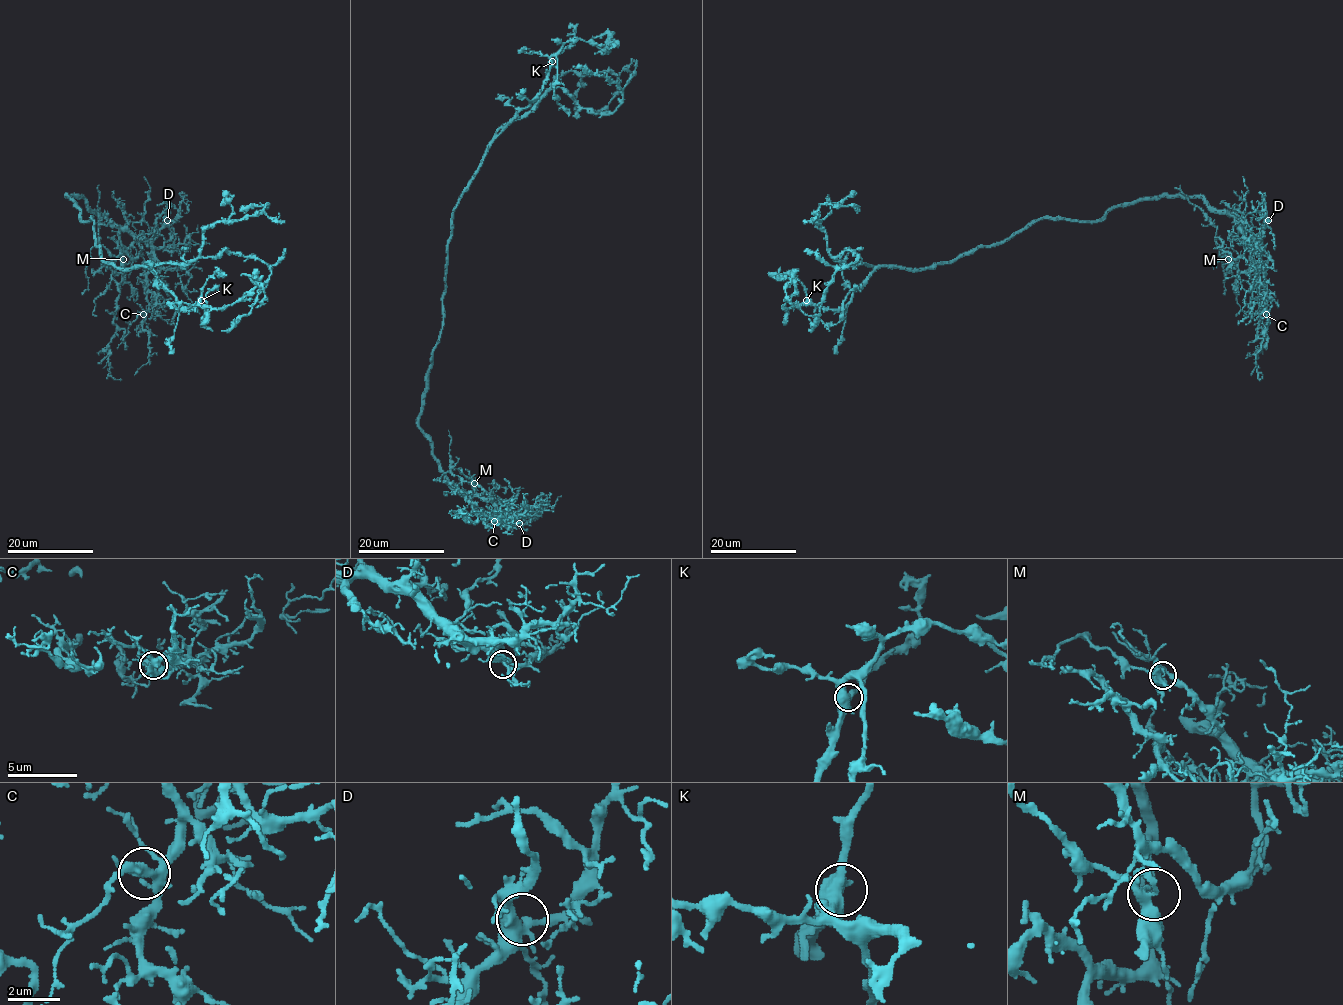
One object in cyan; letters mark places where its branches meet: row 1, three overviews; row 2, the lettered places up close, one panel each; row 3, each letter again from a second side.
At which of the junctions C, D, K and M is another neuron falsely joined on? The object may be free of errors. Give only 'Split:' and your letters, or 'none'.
Split: M

